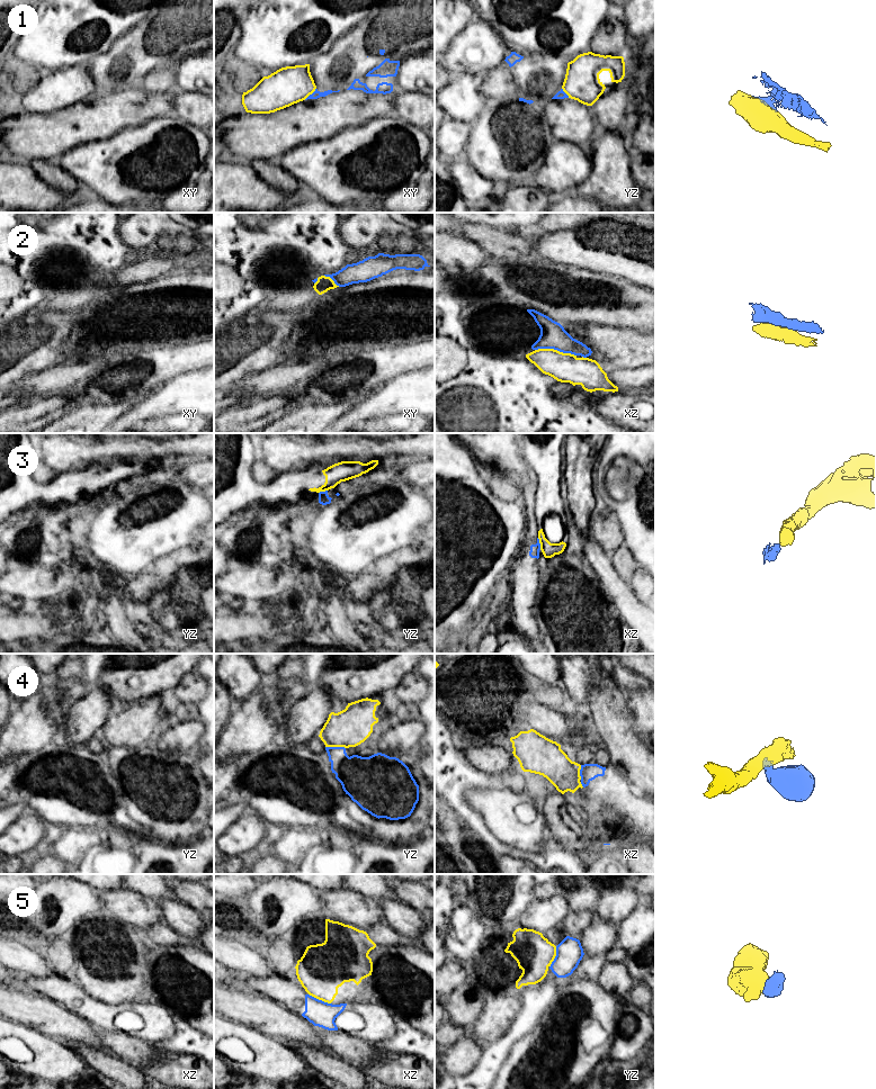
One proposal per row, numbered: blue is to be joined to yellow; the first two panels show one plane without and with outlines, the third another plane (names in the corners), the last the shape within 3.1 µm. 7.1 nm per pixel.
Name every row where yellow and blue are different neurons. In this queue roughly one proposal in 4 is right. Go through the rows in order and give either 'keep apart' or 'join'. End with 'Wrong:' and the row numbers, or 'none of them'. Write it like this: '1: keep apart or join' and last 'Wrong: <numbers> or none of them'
1: keep apart
2: keep apart
3: keep apart
4: keep apart
5: keep apart
Wrong: 1, 2, 3, 4, 5

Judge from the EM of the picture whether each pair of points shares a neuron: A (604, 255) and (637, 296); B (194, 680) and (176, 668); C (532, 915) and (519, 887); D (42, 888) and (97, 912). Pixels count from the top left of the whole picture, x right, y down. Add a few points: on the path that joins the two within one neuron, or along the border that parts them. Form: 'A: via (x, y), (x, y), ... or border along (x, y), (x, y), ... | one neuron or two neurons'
A: border along (596, 271), (622, 276), (631, 282) | two neurons
B: border along (195, 668), (182, 677), (170, 694) | two neurons
C: border along (528, 906), (525, 909) | two neurons
D: via (55, 897), (61, 902), (71, 902), (83, 910) | one neuron

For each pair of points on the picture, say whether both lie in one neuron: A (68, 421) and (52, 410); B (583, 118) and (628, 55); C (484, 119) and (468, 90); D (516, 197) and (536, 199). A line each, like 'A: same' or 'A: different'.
A: different
B: different
C: different
D: same

